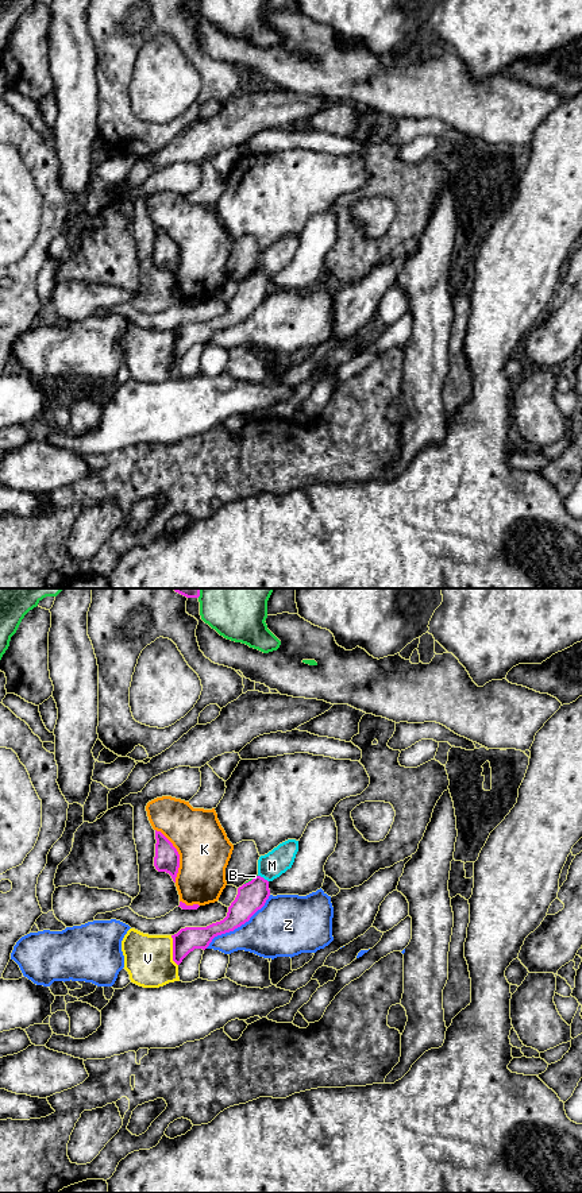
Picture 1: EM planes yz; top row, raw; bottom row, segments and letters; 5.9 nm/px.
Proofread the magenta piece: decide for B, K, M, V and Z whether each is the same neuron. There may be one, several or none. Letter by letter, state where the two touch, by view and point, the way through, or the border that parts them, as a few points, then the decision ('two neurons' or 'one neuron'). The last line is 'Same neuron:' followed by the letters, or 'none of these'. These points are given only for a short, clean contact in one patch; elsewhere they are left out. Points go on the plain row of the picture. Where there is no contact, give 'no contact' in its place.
B: yz (251, 275) | two neurons
K: yz (178, 250) | two neurons
M: yz (262, 273) | along yz (258, 270), (268, 277) | two neurons
V: yz (173, 346) | two neurons
Z: yz (238, 321) | two neurons
Same neuron: none of these

